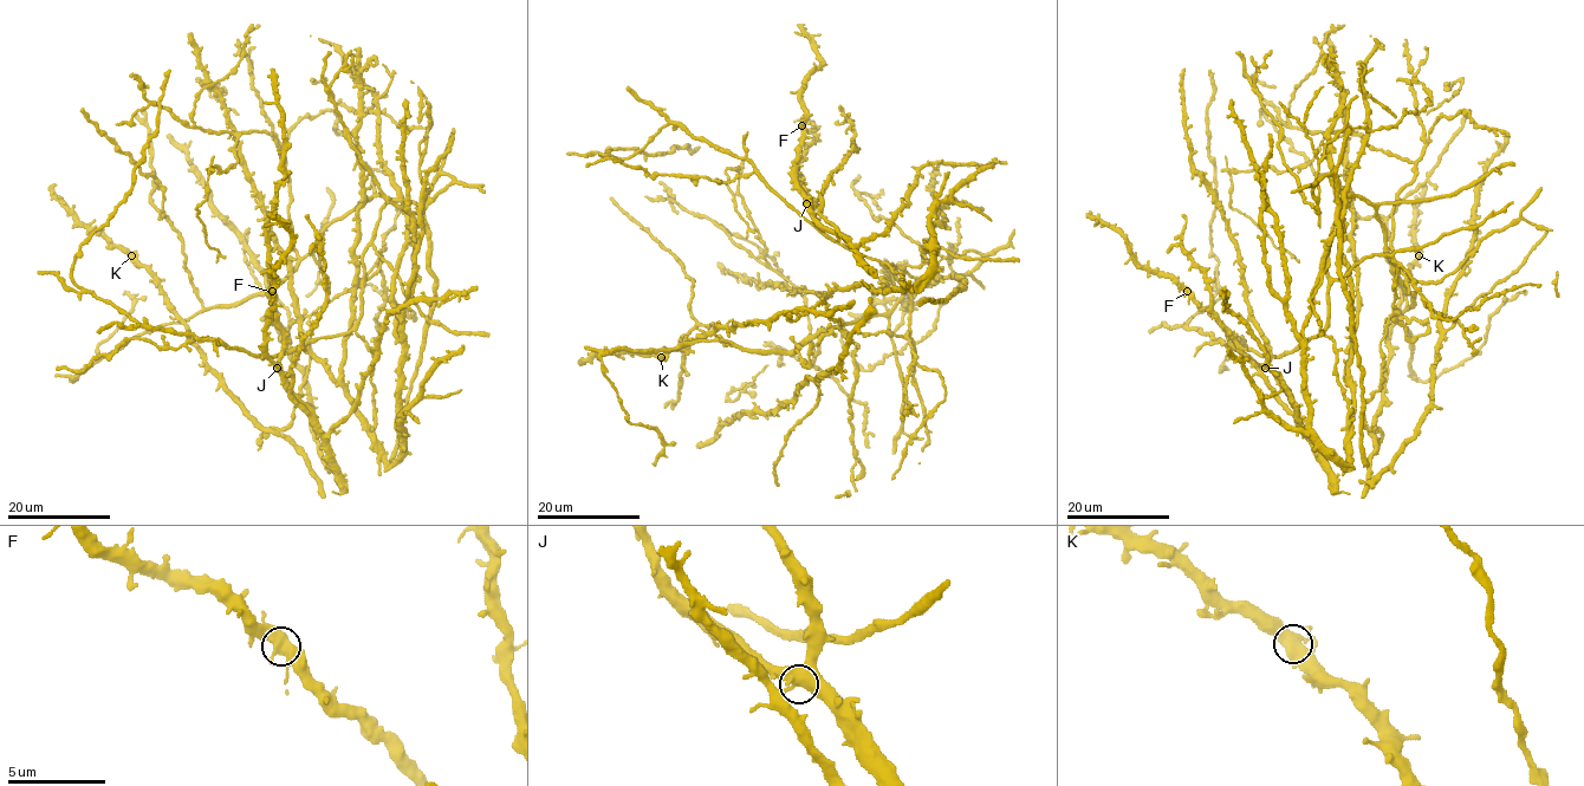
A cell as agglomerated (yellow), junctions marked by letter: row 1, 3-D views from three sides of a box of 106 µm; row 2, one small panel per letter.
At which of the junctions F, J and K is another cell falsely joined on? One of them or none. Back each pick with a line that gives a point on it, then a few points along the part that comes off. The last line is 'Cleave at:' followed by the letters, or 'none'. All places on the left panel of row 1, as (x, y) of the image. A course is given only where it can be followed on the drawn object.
Cleave at: none

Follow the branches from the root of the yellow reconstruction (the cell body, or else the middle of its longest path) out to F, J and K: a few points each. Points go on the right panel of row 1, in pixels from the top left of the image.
F: (1325, 265), (1328, 325), (1291, 351), (1271, 357), (1261, 364), (1251, 362), (1232, 343), (1225, 329), (1187, 291)
J: (1325, 265), (1328, 325), (1291, 351), (1273, 357), (1265, 368)
K: (1325, 265), (1332, 279), (1375, 254), (1399, 265), (1382, 383), (1362, 409), (1371, 430), (1389, 329), (1419, 255)

